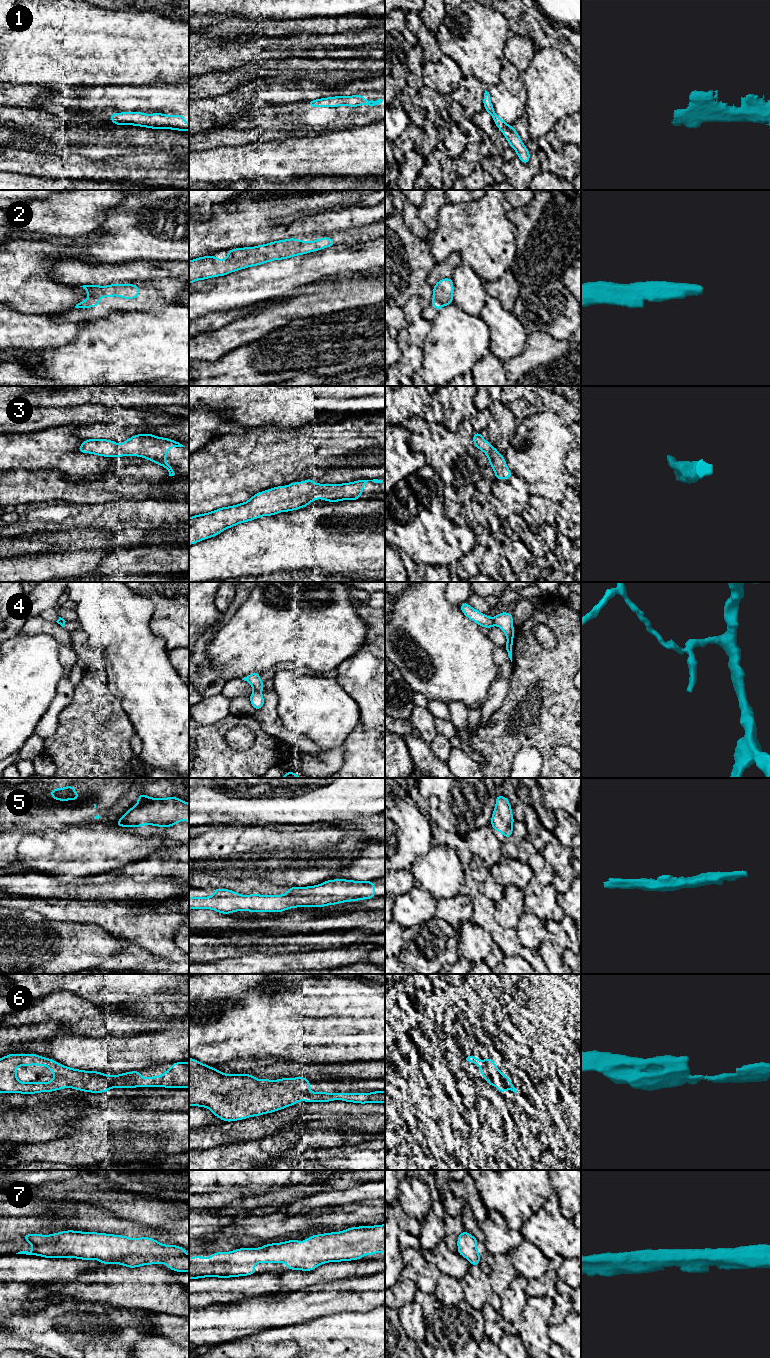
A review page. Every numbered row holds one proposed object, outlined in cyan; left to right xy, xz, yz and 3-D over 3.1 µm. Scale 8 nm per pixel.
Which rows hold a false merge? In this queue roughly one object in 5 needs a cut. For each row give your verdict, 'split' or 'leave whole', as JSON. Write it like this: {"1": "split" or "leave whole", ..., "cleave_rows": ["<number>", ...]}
{"1": "leave whole", "2": "leave whole", "3": "leave whole", "4": "split", "5": "leave whole", "6": "leave whole", "7": "leave whole", "cleave_rows": ["4"]}

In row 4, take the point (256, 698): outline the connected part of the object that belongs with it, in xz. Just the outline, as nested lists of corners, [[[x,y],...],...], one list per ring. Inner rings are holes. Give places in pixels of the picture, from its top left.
[[[253,691],[249,697],[250,703],[255,710],[259,710],[263,707],[265,700],[261,692]]]

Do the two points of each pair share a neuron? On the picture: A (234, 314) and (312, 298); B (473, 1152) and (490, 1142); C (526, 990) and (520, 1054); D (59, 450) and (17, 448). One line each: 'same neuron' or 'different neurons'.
A: different neurons
B: same neuron
C: different neurons
D: same neuron

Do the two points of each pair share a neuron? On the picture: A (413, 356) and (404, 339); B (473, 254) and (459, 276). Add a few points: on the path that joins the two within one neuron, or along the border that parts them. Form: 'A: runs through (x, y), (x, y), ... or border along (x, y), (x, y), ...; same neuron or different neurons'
A: runs through (410, 352), (404, 343); same neuron
B: border along (462, 263), (467, 264), (482, 281); different neurons

